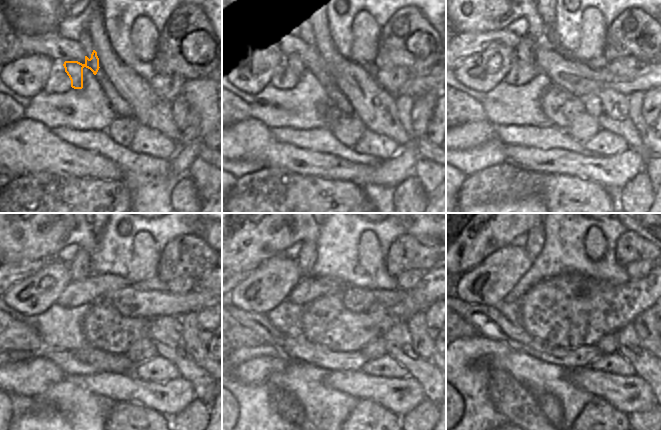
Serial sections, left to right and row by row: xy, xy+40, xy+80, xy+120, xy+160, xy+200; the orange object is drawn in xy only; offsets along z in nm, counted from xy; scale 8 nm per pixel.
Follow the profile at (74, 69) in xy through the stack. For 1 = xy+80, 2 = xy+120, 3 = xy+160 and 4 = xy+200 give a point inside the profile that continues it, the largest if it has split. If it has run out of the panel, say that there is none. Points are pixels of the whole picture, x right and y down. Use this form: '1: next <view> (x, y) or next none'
1: next xy+80 (526, 51)
2: next xy+120 (80, 268)
3: next xy+160 (308, 253)
4: next xy+200 (536, 236)

